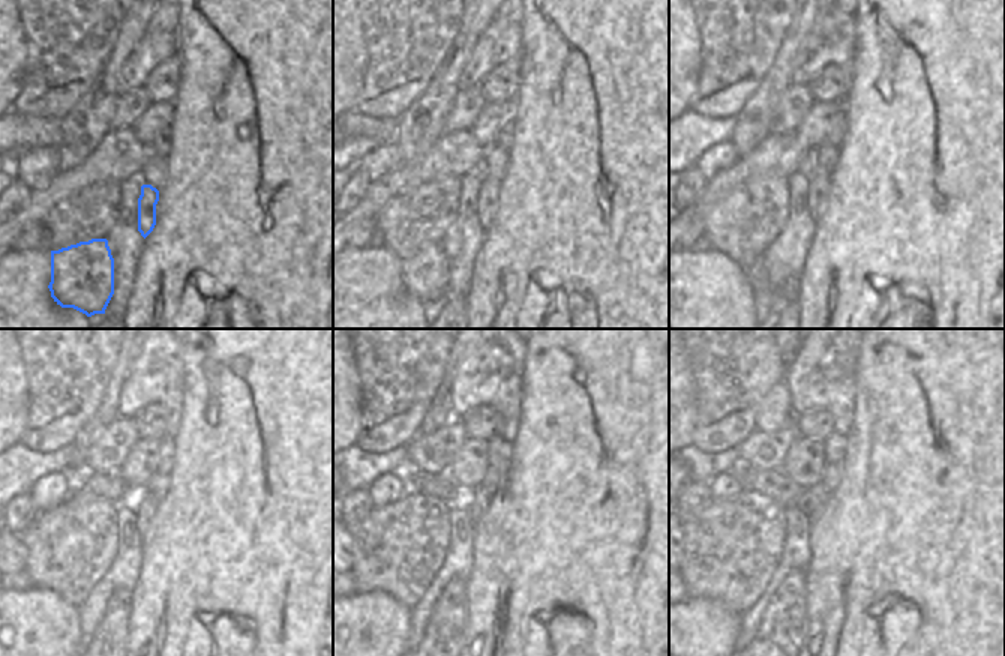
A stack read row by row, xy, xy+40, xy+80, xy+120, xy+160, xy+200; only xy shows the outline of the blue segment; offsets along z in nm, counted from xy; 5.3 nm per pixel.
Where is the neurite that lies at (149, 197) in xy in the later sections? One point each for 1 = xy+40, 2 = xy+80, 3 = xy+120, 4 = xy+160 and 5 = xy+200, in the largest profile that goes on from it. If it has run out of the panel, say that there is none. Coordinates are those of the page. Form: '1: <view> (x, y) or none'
1: xy+40 (488, 194)
2: xy+80 (819, 177)
3: xy+120 (146, 506)
4: xy+160 (477, 503)
5: xy+200 (815, 497)

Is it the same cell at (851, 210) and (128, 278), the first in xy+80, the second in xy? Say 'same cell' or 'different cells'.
different cells

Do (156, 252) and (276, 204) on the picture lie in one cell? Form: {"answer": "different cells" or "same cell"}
{"answer": "same cell"}

